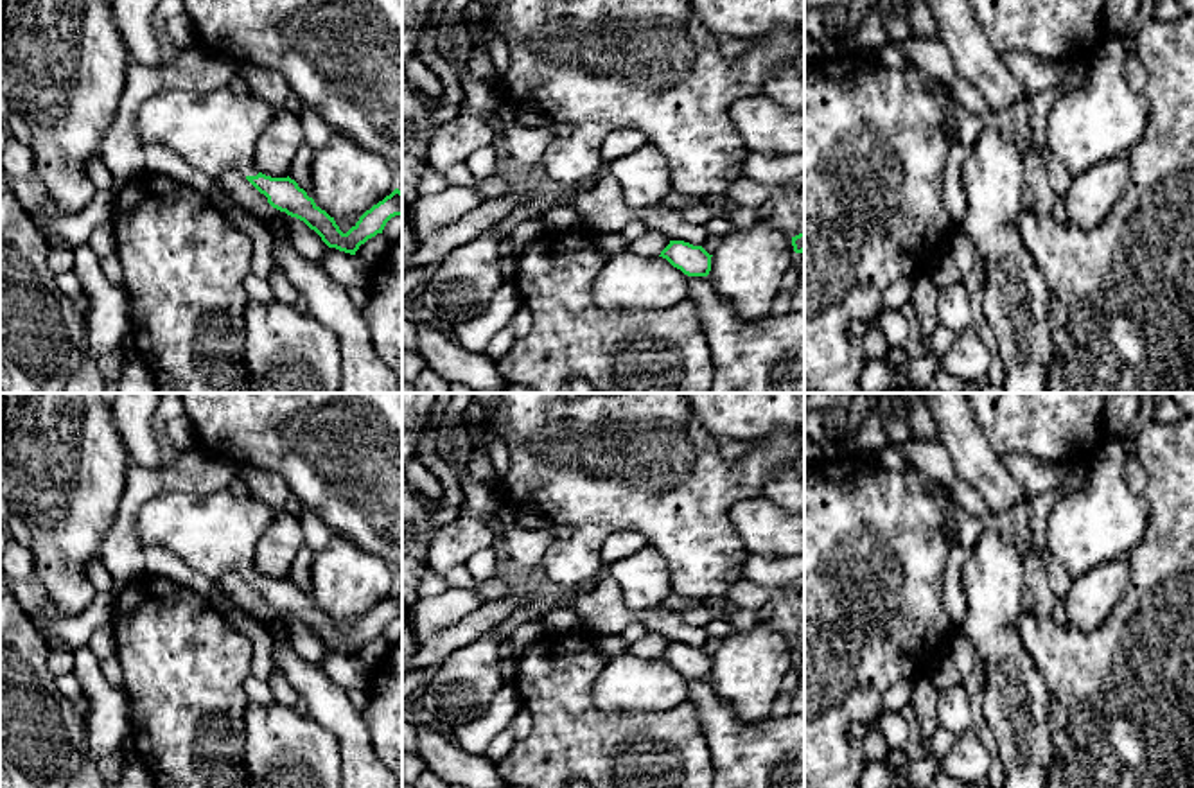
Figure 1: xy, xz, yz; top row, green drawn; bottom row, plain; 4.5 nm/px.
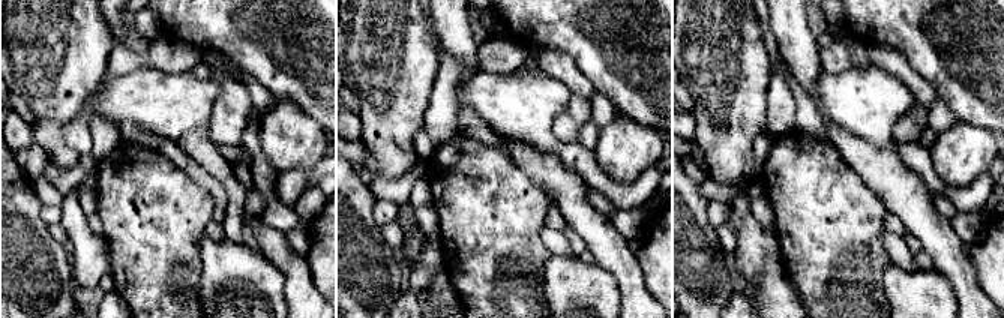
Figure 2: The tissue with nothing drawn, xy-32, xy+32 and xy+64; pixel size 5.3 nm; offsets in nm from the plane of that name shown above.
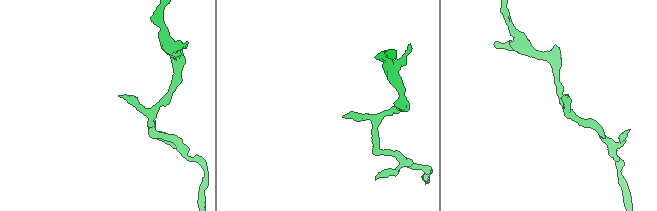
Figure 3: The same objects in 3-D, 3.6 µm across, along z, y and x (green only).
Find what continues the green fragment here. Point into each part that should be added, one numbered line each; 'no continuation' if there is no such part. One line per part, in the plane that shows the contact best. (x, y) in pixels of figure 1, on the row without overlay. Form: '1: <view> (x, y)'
1: xy (216, 534)

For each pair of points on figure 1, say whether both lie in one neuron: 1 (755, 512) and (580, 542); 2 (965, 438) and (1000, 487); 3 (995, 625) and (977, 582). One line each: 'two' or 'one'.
1: two
2: one
3: one

